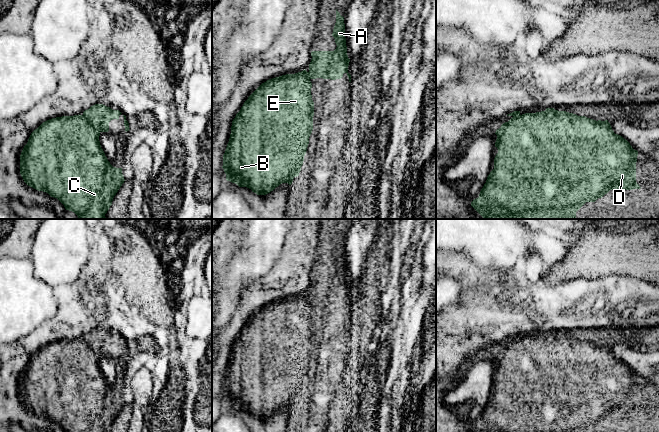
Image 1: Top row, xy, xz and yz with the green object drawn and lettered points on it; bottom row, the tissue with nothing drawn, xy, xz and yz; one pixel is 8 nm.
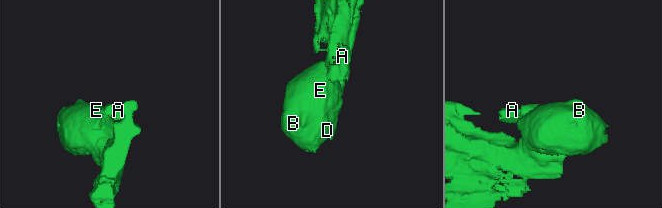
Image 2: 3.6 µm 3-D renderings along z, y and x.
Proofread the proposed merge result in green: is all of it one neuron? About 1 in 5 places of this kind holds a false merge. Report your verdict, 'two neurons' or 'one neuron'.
one neuron

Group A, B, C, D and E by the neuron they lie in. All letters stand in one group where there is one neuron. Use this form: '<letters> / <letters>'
A B C D E

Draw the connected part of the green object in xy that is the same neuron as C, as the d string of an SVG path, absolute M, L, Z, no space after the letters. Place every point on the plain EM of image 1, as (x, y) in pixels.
M95 328L82 339L49 343L35 353L20 379L24 406L57 422L65 432L110 432L125 403L122 392L113 391L101 372L99 360L109 355L109 346L122 337Z

